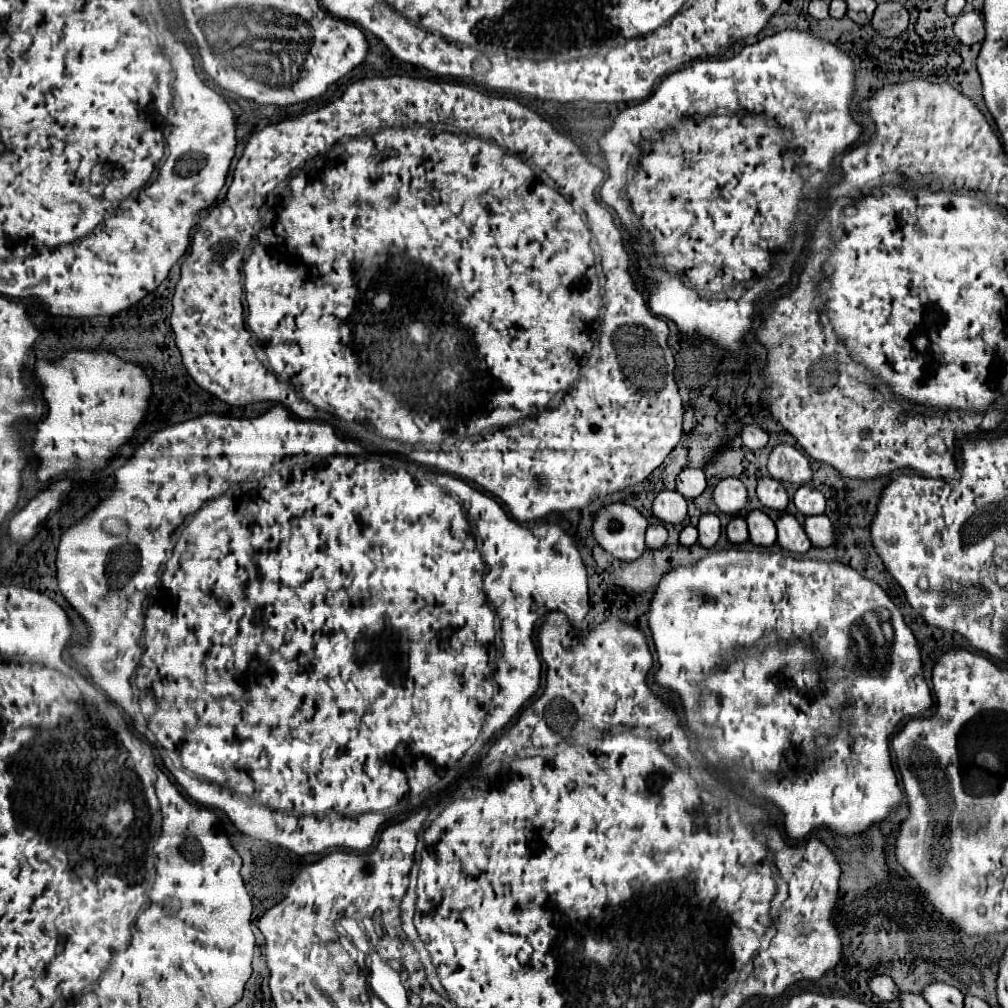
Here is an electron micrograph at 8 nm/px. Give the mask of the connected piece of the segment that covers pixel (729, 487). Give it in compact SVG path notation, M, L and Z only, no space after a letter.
M735 477L719 481L713 491L715 505L727 515L739 515L747 507L747 499L747 487Z

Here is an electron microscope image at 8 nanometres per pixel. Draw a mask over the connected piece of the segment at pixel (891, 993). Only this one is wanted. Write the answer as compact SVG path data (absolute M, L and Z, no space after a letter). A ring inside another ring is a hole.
M877 975L877 977L869 979L869 987L871 987L871 991L873 991L877 997L881 997L883 1001L899 999L899 993L901 993L901 991L897 989L897 985L893 983L893 979L887 977L887 975Z

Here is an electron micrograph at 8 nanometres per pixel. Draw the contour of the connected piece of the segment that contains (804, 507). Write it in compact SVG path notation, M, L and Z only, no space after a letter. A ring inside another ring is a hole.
M803 485L803 487L797 489L797 493L793 497L793 503L795 503L797 511L803 513L805 517L825 513L825 497L821 495L821 491L817 491L809 485Z

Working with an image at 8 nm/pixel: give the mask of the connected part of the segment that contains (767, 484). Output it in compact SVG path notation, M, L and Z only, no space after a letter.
M771 477L759 479L757 497L759 497L759 501L761 501L765 507L775 509L775 511L785 511L785 509L787 509L787 503L789 503L785 487L783 487L779 481L771 479Z

